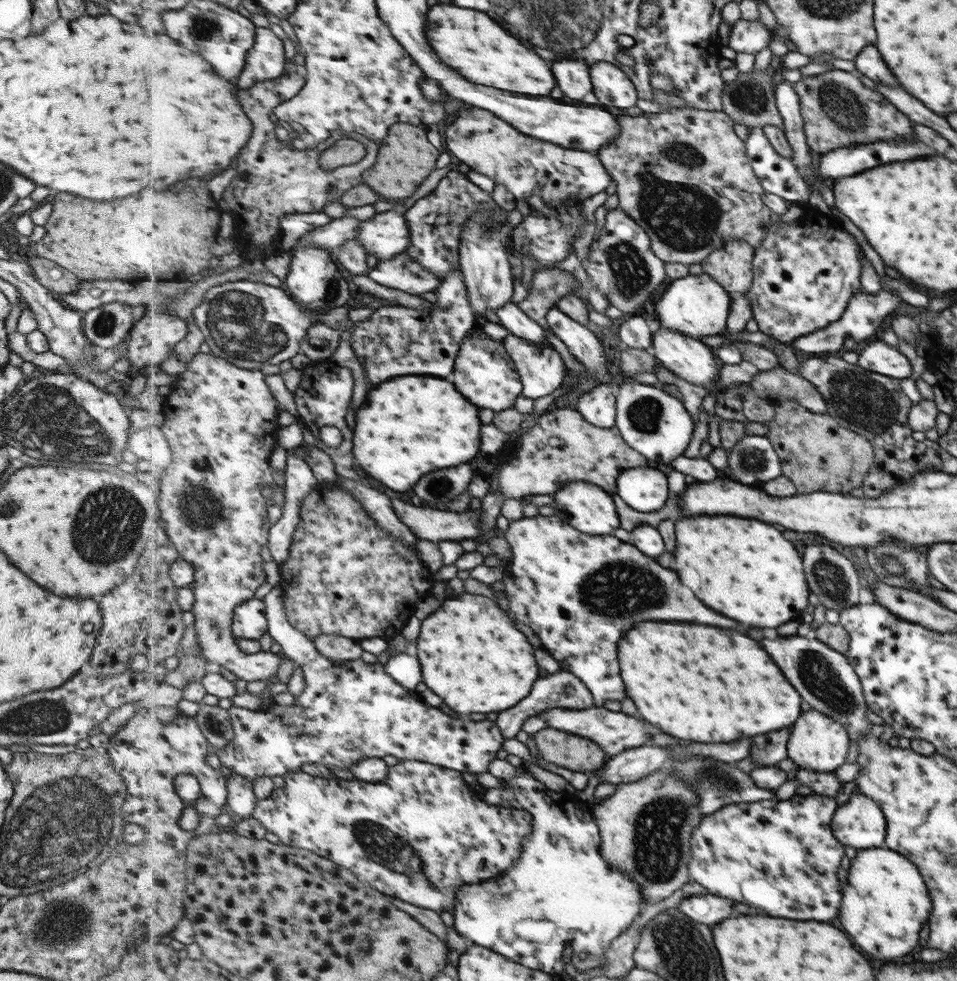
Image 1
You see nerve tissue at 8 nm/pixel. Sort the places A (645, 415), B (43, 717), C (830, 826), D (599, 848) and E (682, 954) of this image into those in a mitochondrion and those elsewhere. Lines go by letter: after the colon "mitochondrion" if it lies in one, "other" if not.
A: mitochondrion
B: mitochondrion
C: other
D: other
E: mitochondrion

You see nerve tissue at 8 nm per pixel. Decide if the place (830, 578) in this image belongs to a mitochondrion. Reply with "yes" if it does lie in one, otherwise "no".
yes

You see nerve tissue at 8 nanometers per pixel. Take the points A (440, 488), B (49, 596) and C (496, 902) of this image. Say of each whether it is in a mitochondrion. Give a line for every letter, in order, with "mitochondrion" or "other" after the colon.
A: mitochondrion
B: other
C: mitochondrion

